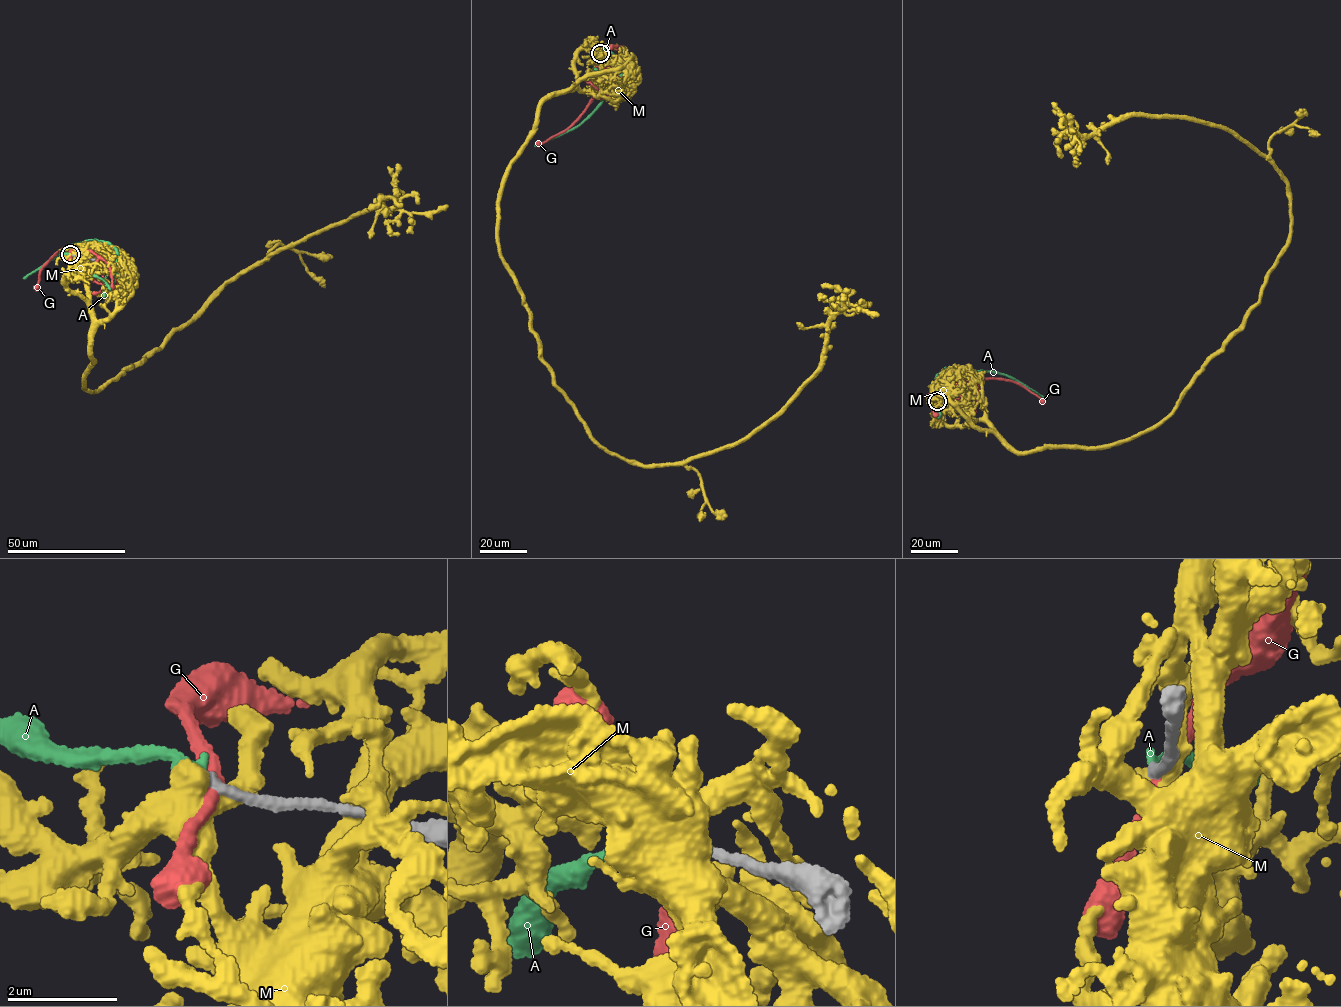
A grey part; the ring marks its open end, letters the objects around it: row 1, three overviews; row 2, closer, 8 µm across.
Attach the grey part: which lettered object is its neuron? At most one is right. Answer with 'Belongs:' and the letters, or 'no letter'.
Belongs: A

